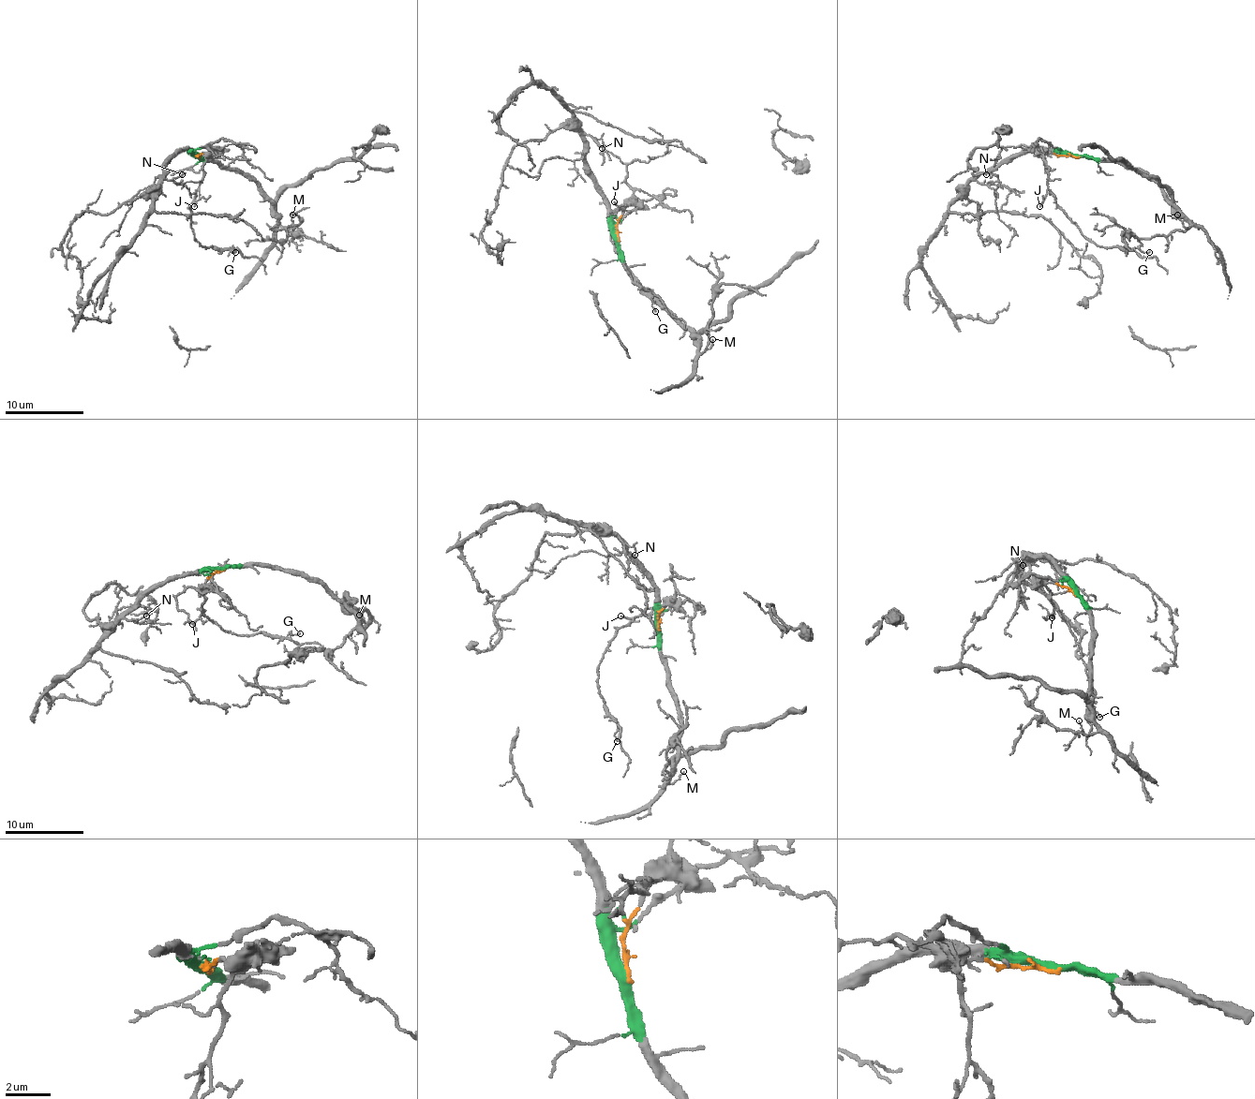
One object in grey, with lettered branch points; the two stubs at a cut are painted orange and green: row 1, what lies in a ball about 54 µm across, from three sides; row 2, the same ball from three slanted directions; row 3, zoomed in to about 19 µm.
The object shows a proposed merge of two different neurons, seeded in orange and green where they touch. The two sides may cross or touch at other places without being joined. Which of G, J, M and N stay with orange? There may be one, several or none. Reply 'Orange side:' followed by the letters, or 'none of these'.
Orange side: G, J

